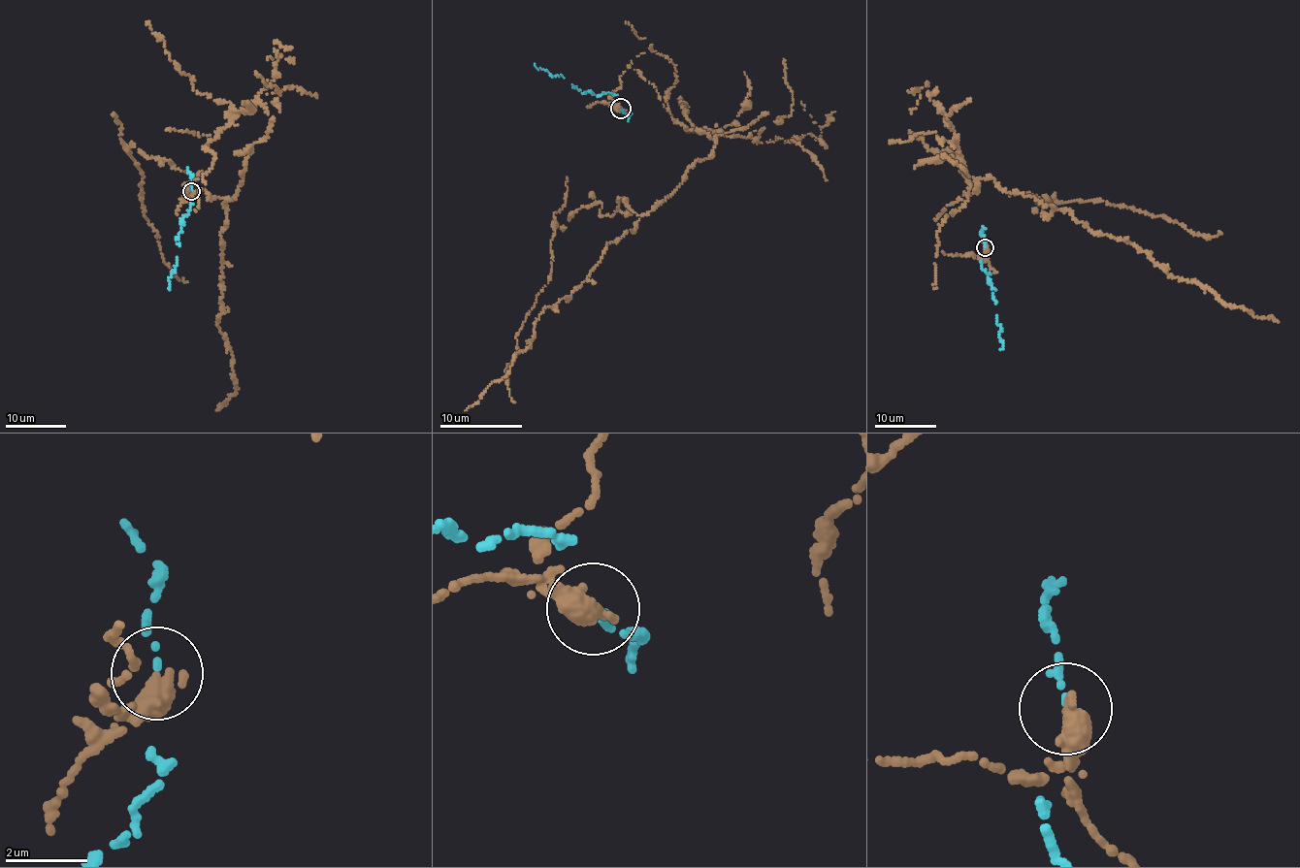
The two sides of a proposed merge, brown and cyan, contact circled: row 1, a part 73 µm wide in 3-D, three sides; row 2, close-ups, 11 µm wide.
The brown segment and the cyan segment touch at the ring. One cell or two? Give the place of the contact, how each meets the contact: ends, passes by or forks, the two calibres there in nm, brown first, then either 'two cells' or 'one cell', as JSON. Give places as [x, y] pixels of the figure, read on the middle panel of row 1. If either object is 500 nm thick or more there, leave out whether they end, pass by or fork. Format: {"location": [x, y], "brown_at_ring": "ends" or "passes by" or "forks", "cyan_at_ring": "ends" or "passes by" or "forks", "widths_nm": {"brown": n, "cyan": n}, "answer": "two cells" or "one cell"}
{"location": [621, 109], "brown_at_ring": "ends", "cyan_at_ring": "ends", "widths_nm": {"brown": 480, "cyan": 110}, "answer": "two cells"}

